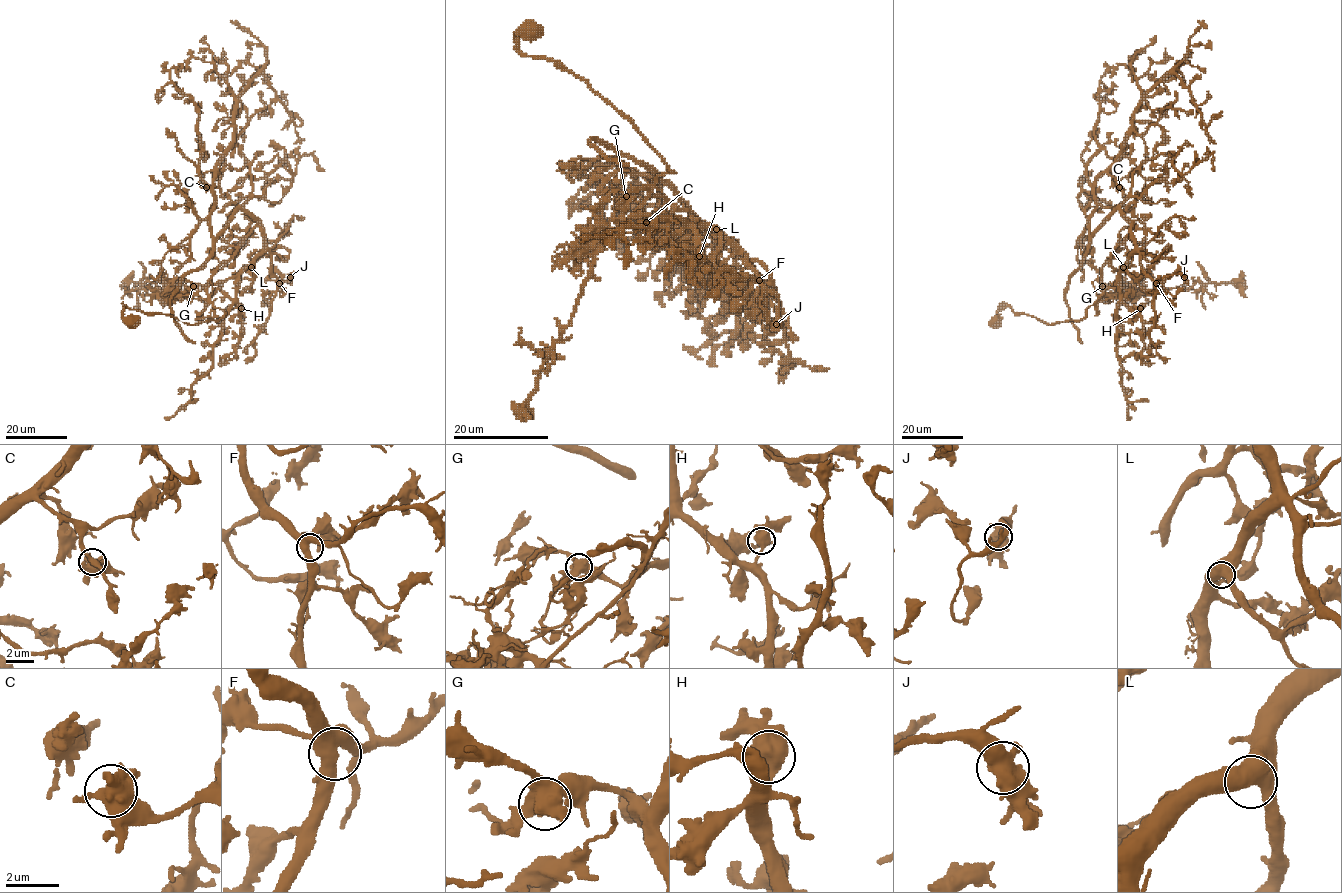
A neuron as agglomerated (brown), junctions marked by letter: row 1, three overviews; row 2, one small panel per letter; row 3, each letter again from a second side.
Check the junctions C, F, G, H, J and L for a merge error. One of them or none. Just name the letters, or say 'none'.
G

